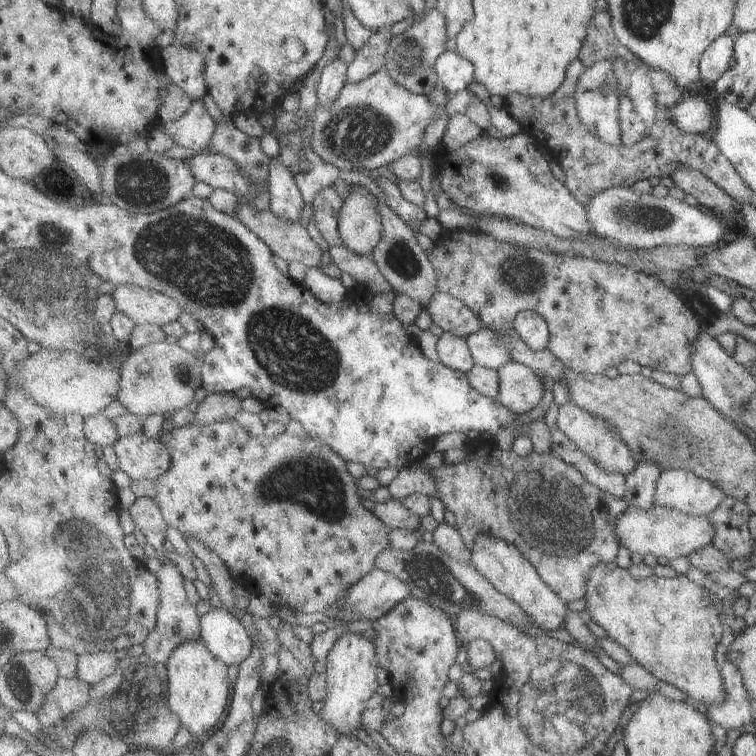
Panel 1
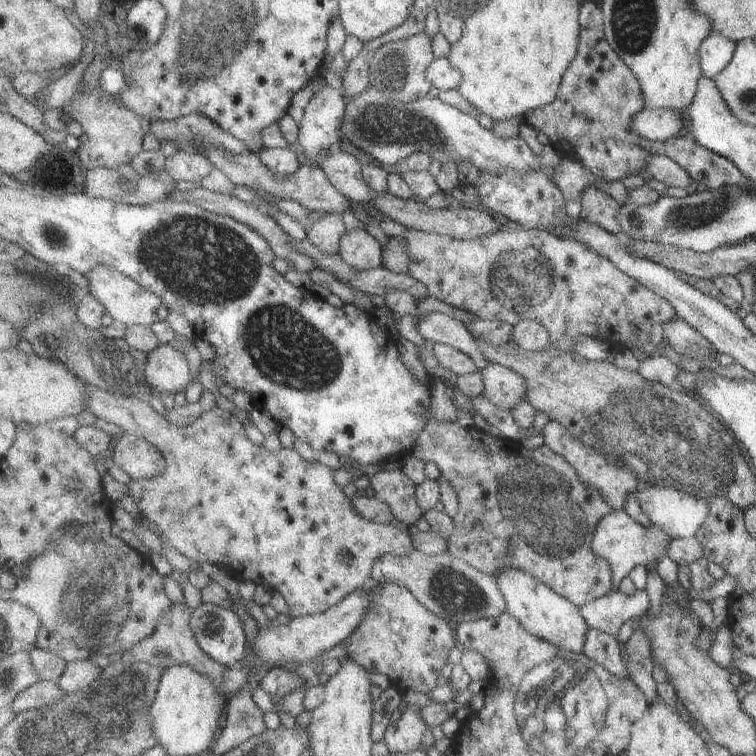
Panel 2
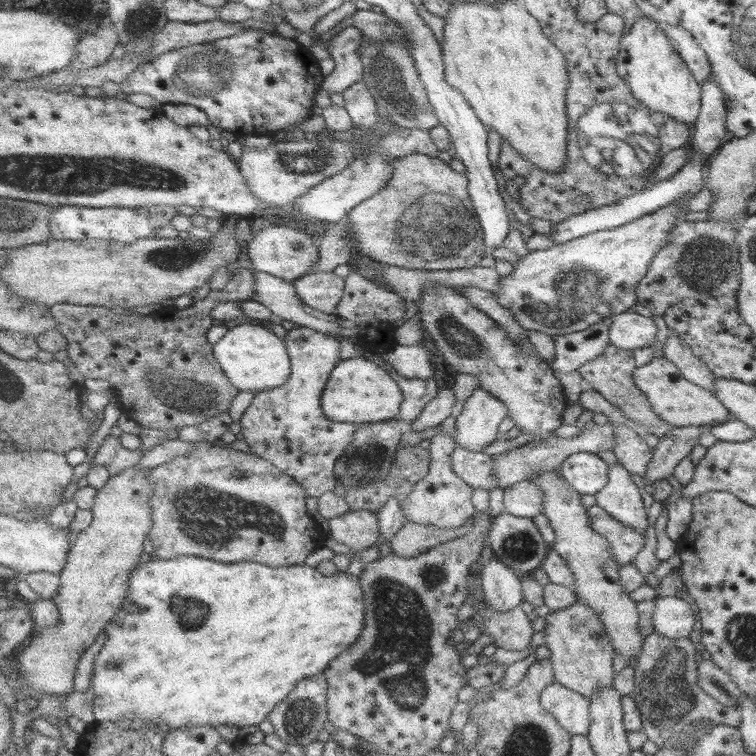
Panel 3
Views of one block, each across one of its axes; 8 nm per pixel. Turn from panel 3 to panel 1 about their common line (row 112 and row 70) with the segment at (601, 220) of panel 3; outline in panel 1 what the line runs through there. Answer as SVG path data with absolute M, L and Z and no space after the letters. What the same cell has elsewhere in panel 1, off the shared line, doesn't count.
M724 34L706 48L699 60L702 79L716 82L733 65L733 39Z

